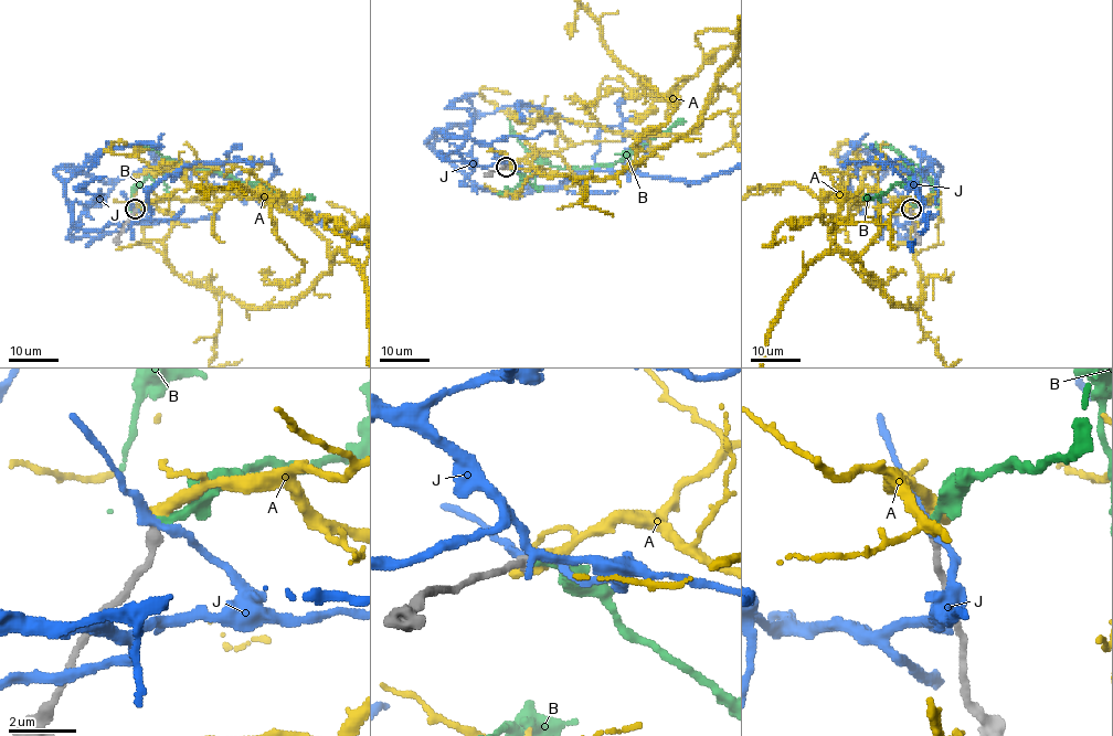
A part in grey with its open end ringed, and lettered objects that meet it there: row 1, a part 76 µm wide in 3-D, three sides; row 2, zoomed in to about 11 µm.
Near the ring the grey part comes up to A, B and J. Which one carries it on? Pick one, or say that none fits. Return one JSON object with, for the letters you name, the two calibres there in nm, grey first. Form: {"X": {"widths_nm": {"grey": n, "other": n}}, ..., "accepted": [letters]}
{"B": {"widths_nm": {"grey": 320, "other": 220}}, "accepted": ["B"]}

